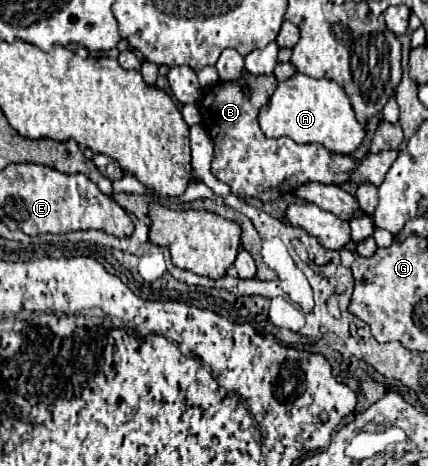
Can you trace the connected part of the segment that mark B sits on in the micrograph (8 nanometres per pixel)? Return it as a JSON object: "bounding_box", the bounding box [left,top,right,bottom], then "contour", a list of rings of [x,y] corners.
{"bounding_box":[197,71,397,201],"contour":[[[245,71],[241,81],[219,81],[211,89],[205,89],[197,107],[201,113],[201,125],[213,139],[213,163],[211,173],[231,187],[237,197],[255,197],[261,201],[275,201],[281,193],[293,193],[297,185],[305,183],[373,183],[381,185],[391,163],[397,159],[397,151],[367,153],[361,161],[351,155],[341,155],[325,149],[321,143],[297,145],[289,137],[269,139],[261,133],[257,125],[259,109],[269,101],[273,89],[279,85],[277,77],[271,75],[251,75]]]}

